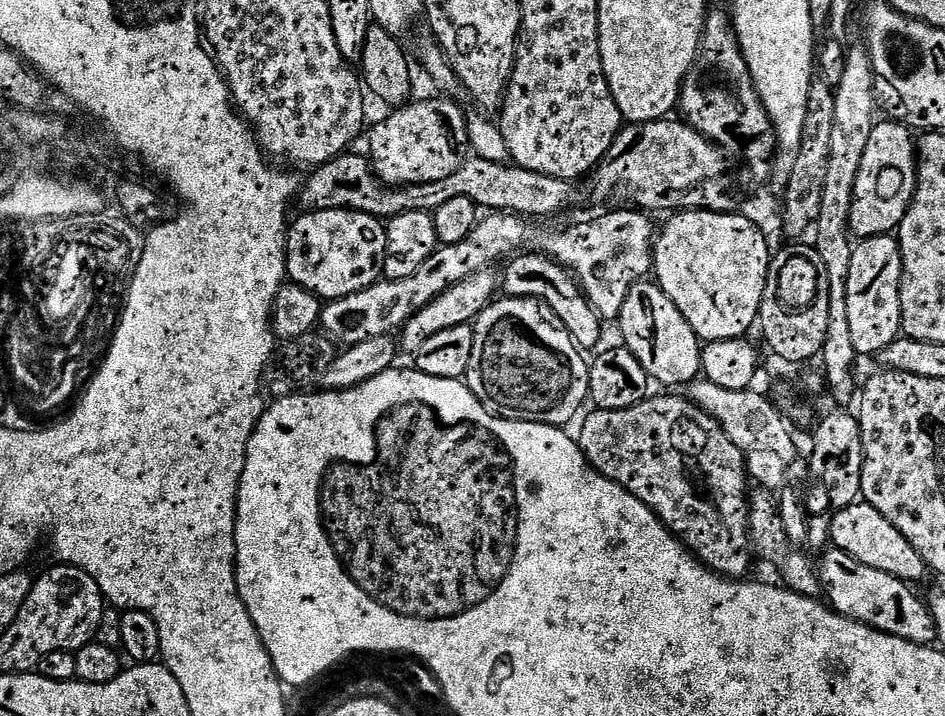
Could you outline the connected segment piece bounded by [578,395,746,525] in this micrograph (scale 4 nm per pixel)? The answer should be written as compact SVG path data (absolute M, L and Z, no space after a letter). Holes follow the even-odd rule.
M655 396L626 409L597 408L590 411L580 428L578 443L595 471L634 494L667 525L670 518L678 518L678 494L688 492L688 500L684 500L684 504L692 508L692 500L696 500L694 488L698 488L696 478L700 478L698 482L706 484L706 488L709 488L712 480L712 476L704 476L712 474L712 468L698 472L692 468L684 470L682 466L686 462L686 456L692 456L692 460L704 456L706 460L710 446L710 456L716 458L716 462L710 462L710 466L746 468L746 465L738 446L730 442L730 438L724 433L724 427L717 422L711 411L700 412L698 405L691 404L680 396ZM674 470L678 472L678 476L672 476ZM660 508L665 508L666 512L660 512Z

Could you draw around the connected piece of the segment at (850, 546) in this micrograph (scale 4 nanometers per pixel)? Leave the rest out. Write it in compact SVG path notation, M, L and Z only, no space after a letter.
M853 502L848 508L835 513L832 520L832 540L835 551L850 554L858 562L866 566L874 566L874 570L882 570L882 574L890 574L905 582L920 580L926 575L926 567L918 550L906 542L906 538L894 527L874 506L863 502Z

